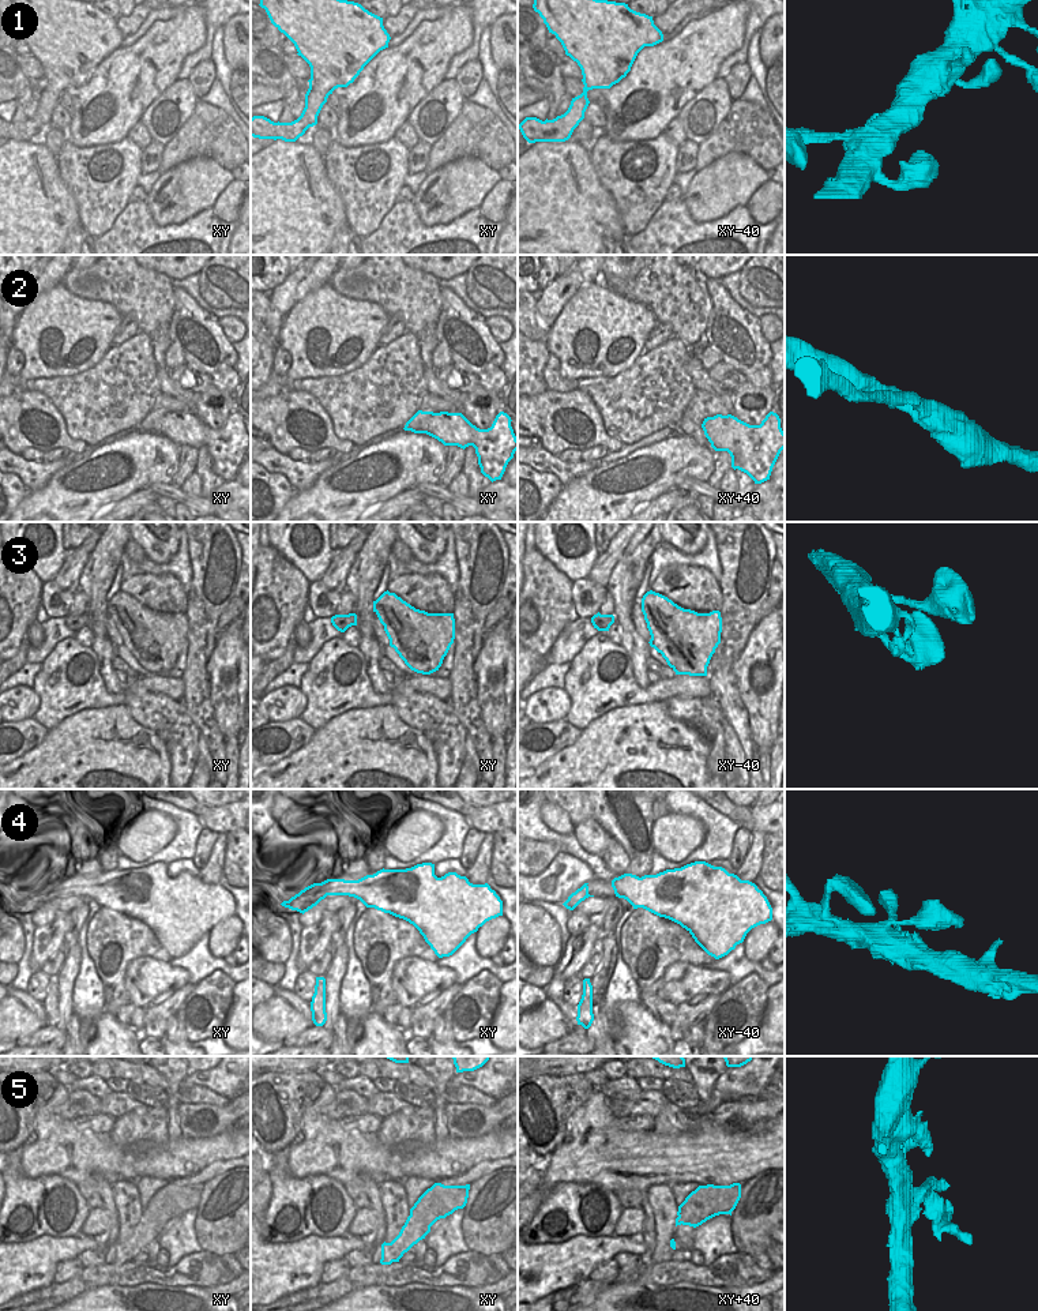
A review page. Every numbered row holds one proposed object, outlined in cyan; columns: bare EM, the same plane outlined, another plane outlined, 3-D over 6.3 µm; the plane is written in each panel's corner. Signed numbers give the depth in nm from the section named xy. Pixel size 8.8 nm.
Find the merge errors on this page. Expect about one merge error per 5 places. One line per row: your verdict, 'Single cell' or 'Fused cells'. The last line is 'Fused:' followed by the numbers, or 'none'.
1: Single cell
2: Single cell
3: Single cell
4: Single cell
5: Fused cells
Fused: 5

